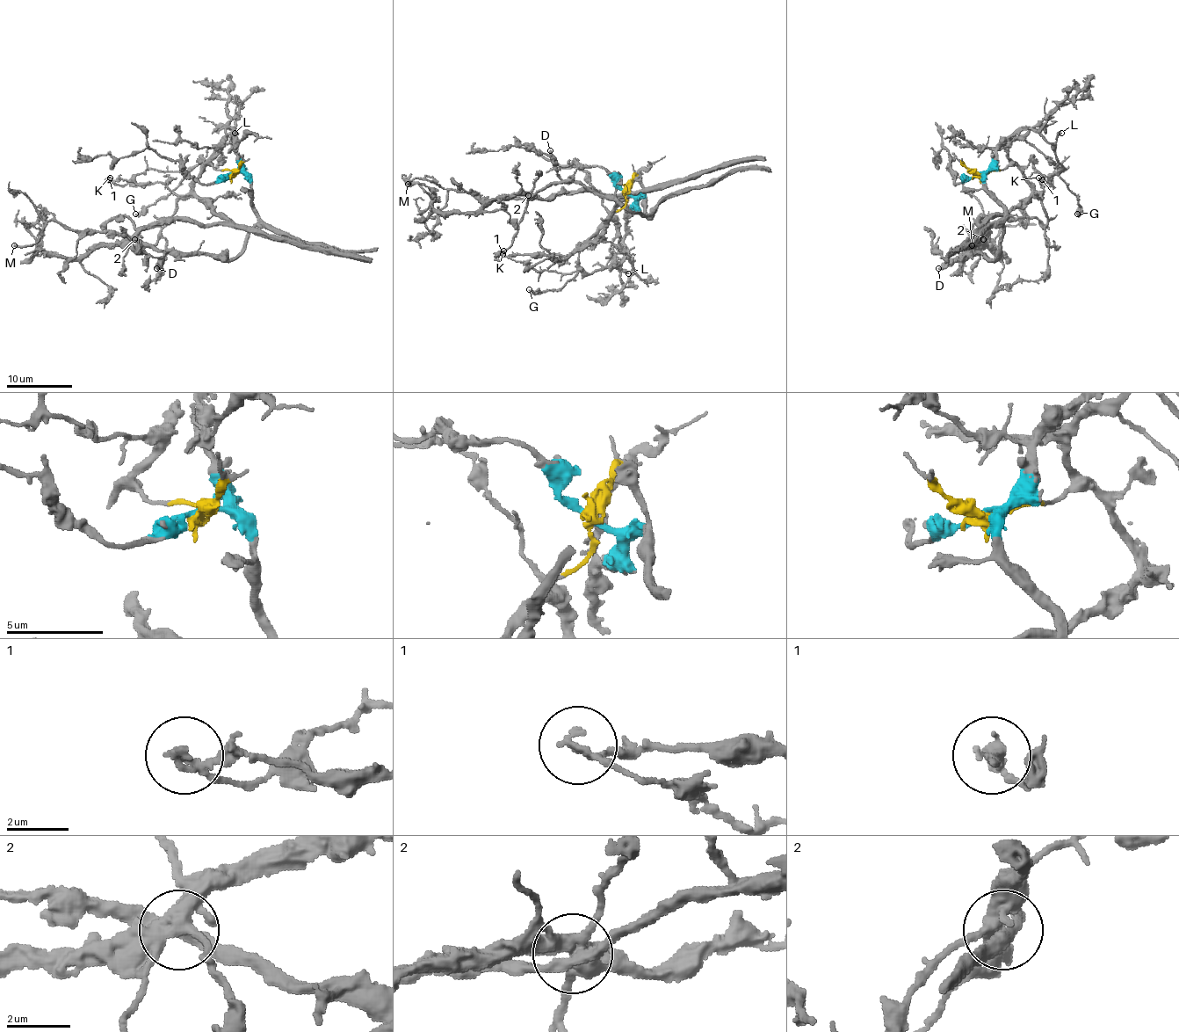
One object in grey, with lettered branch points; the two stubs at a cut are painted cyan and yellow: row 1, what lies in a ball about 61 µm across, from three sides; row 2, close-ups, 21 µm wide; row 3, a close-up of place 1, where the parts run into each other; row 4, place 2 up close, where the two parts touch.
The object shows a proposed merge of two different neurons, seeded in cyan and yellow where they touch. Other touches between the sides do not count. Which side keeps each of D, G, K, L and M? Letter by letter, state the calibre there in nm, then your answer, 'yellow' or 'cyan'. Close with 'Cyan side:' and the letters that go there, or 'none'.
D: calibre 360 nm; cyan
G: calibre 220 nm; cyan
K: calibre 200 nm; yellow
L: calibre 320 nm; cyan
M: calibre 220 nm; cyan
Cyan side: D, G, L, M

